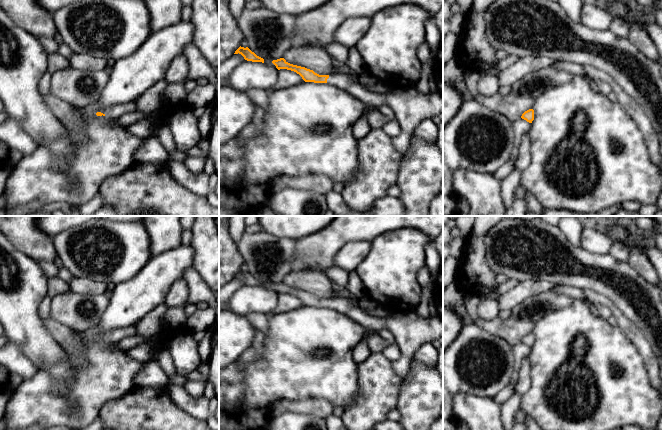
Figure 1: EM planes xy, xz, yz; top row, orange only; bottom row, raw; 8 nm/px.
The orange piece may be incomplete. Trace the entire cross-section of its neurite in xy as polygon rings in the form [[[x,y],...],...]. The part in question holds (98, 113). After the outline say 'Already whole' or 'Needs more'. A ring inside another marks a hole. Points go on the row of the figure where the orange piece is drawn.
[[[128,102],[125,104],[117,104],[117,105],[112,105],[109,108],[105,109],[102,113],[97,112],[97,116],[106,116],[111,119],[117,119],[121,117],[122,115],[130,112],[135,112],[137,111],[137,105],[136,102]]]. Needs more

